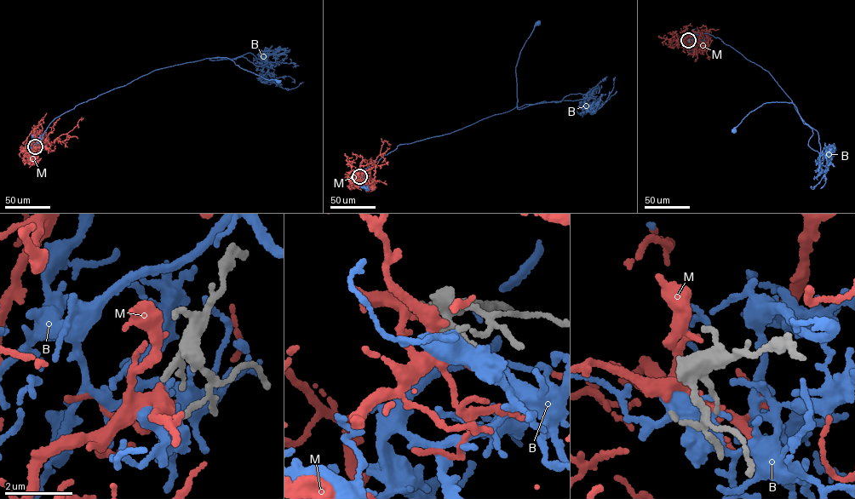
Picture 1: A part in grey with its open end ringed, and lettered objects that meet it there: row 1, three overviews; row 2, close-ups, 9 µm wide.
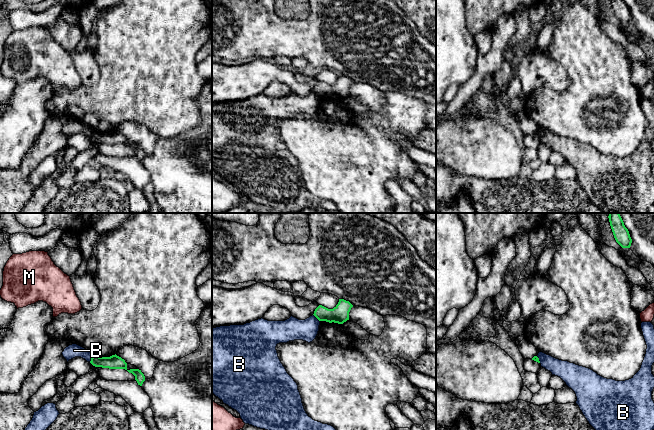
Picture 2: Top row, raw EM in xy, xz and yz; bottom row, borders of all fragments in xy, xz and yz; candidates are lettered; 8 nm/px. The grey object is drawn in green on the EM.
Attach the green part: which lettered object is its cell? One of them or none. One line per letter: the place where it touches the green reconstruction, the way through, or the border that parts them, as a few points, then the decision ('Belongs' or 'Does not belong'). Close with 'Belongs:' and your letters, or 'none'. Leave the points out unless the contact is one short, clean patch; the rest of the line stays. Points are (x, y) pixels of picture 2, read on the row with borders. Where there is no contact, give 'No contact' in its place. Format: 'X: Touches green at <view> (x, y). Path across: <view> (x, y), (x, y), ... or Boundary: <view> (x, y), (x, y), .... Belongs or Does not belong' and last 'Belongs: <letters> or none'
B: Touches green at xy (91, 359). Boundary: xy (93, 355), (89, 362). Does not belong
M: No contact. Belongs
Belongs: M

